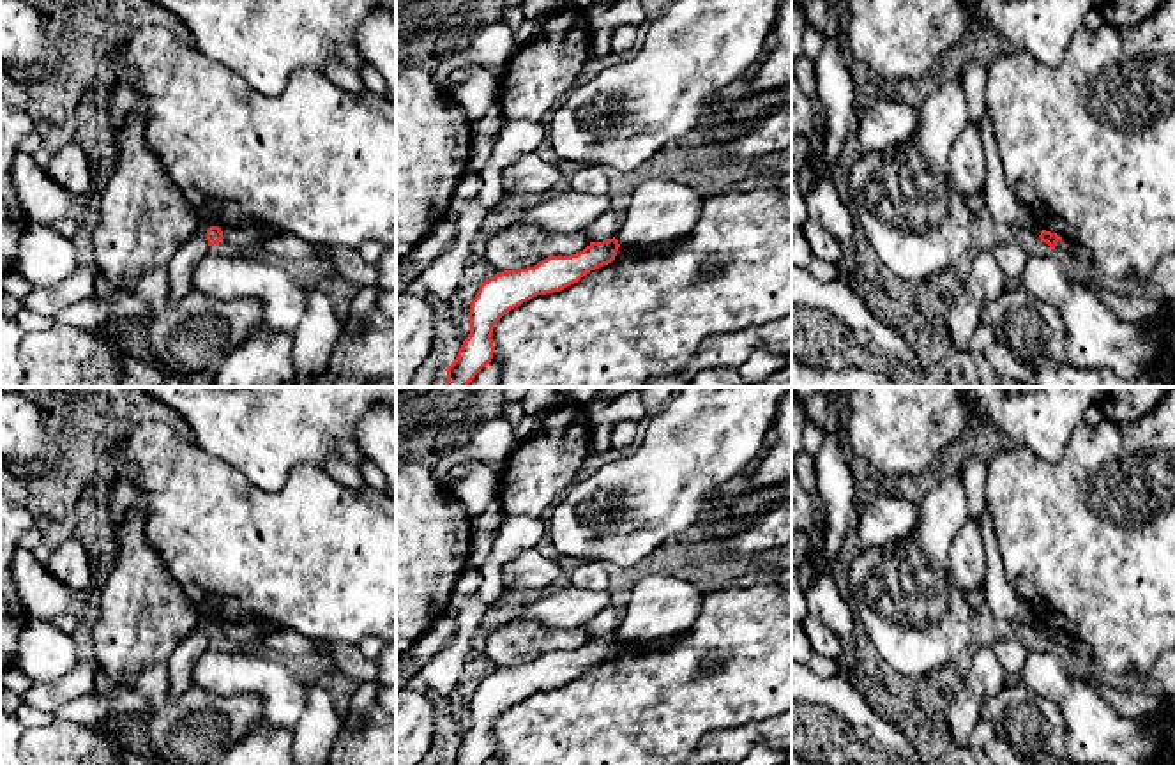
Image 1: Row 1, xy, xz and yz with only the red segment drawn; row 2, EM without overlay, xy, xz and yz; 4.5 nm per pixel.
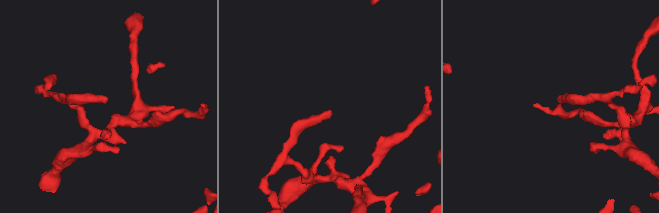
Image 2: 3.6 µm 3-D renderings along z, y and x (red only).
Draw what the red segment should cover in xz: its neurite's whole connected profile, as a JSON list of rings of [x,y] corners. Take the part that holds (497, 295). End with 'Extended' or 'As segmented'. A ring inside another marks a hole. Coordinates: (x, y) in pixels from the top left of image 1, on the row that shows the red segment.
[[[606,239],[590,242],[571,256],[548,256],[534,267],[497,272],[479,284],[470,302],[470,334],[463,341],[454,362],[445,369],[443,387],[468,387],[475,375],[486,367],[495,353],[493,327],[511,309],[523,302],[578,283],[587,272],[615,260],[620,244]]]. As segmented

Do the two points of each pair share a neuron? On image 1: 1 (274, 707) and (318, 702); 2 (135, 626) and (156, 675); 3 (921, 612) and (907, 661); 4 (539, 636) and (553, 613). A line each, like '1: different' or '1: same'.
1: different
2: different
3: same
4: different

